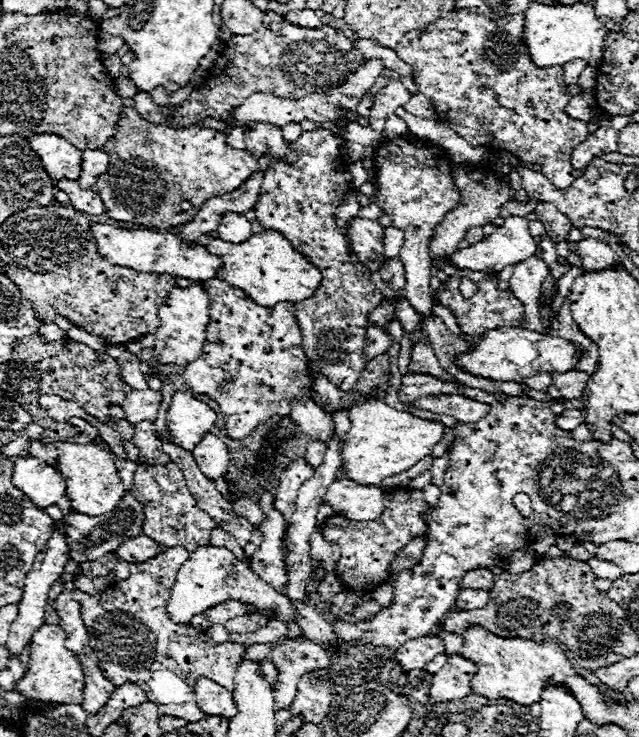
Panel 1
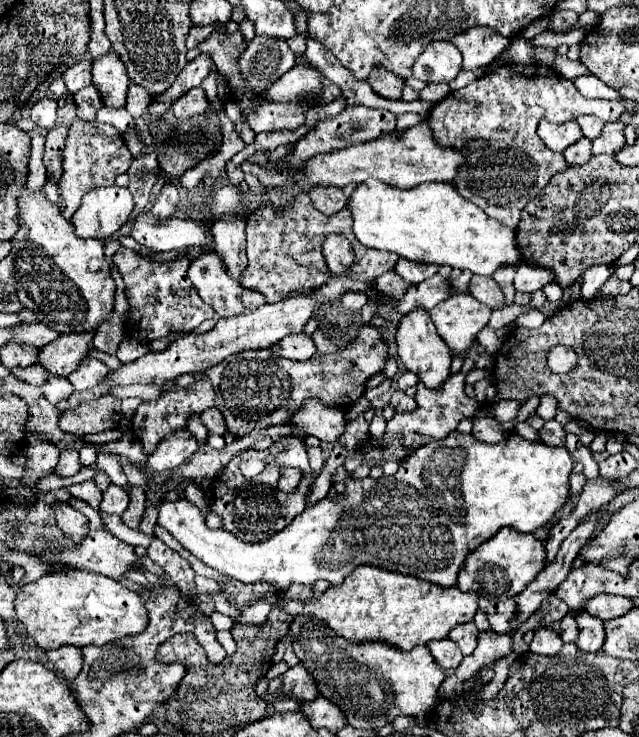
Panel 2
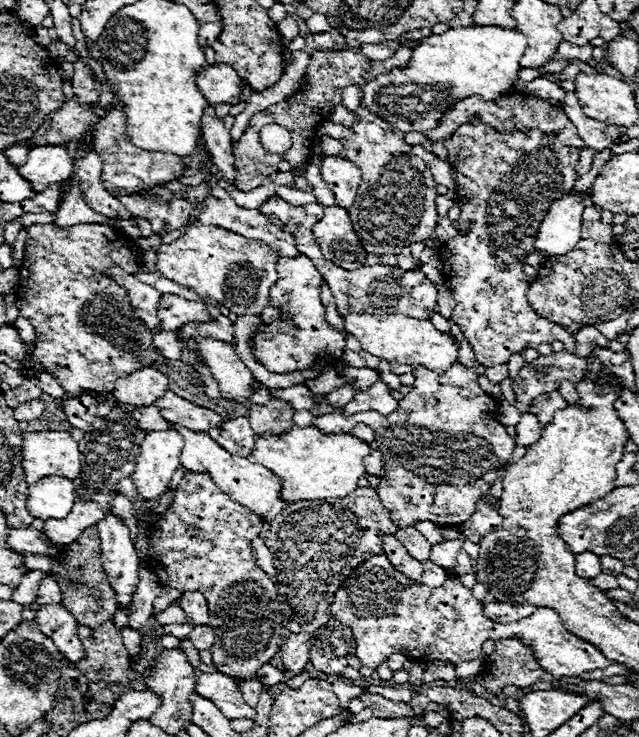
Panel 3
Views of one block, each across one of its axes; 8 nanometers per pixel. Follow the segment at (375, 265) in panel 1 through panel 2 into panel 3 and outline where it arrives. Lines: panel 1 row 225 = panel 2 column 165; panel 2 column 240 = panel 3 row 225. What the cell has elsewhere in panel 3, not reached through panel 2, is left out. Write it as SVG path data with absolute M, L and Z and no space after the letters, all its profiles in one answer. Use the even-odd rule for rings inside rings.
M330 206L324 208L324 216L314 224L314 238L320 252L346 270L364 266L366 252L354 234L346 208Z

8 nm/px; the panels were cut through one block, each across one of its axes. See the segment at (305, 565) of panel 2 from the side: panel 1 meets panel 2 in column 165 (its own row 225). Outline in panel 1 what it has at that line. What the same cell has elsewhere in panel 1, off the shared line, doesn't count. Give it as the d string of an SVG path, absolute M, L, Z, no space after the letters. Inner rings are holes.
M508 216L502 226L496 228L494 234L486 236L482 242L476 242L464 250L452 252L452 256L446 256L436 262L436 270L442 270L446 264L454 264L456 268L474 270L474 272L486 272L486 274L498 274L506 266L514 266L530 256L536 254L536 242L528 232L528 220L520 216Z

